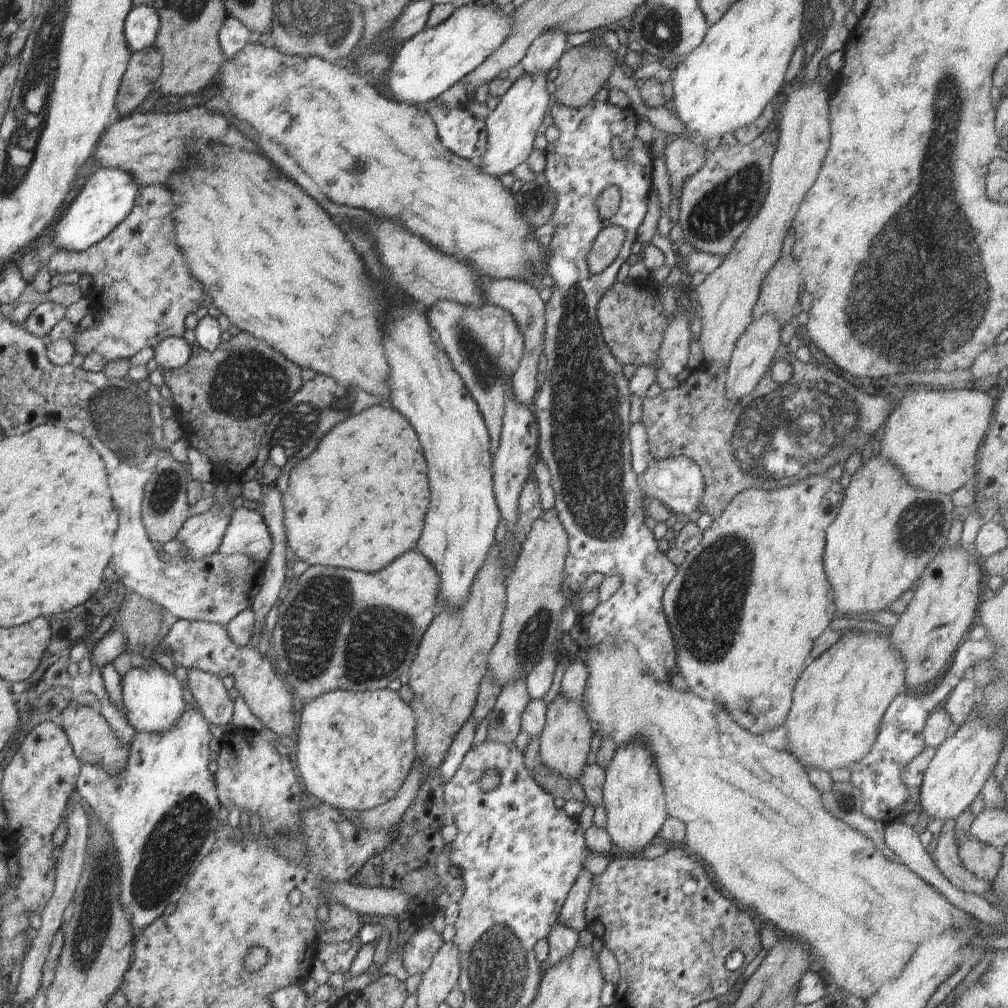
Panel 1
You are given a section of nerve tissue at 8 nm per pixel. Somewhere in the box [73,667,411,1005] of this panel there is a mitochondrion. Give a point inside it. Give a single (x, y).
(177, 839)

